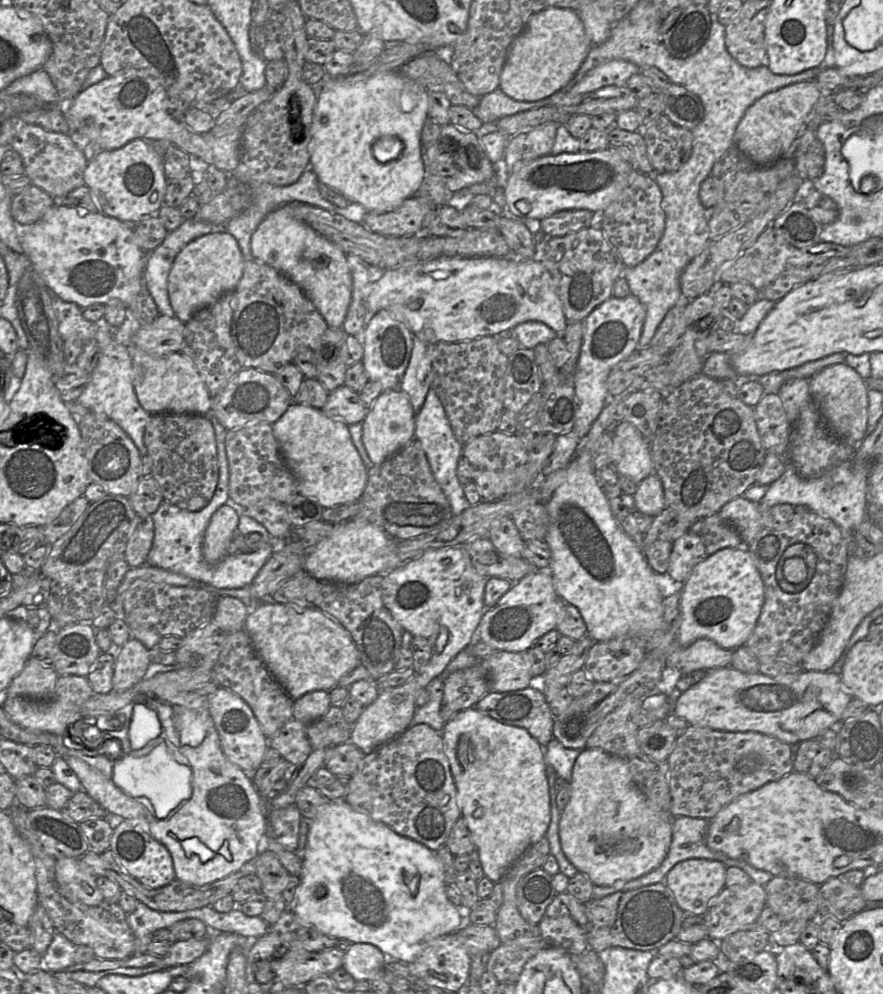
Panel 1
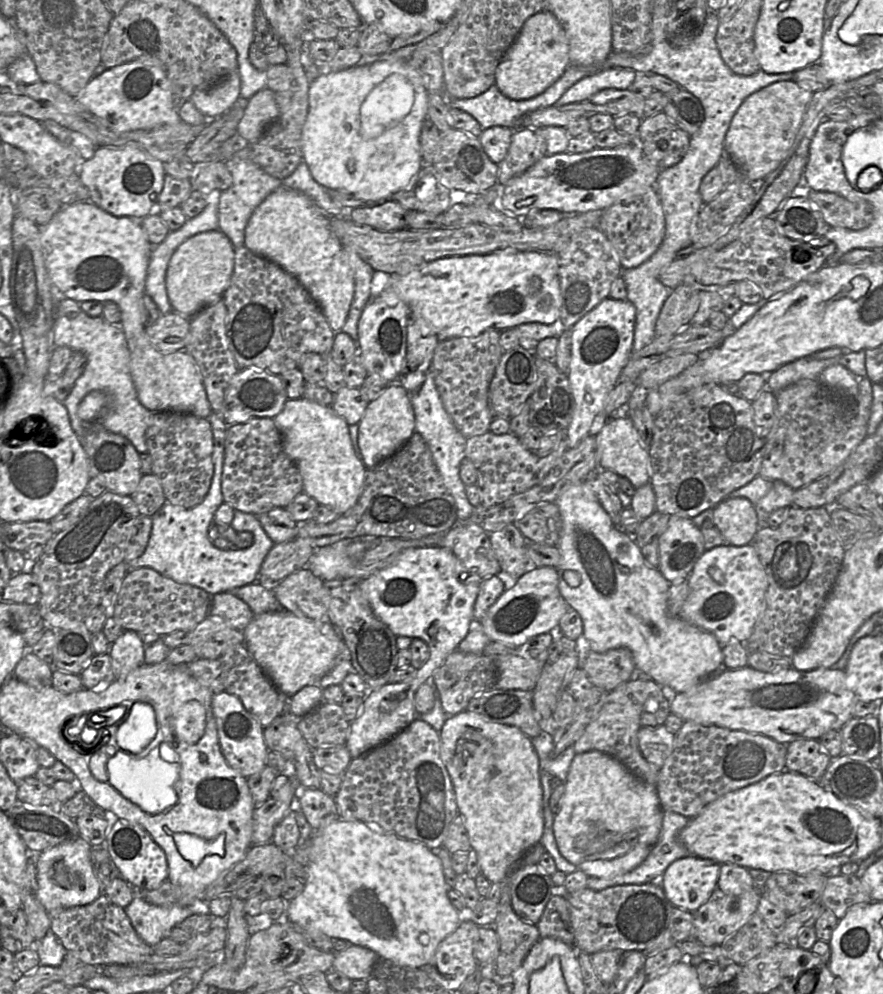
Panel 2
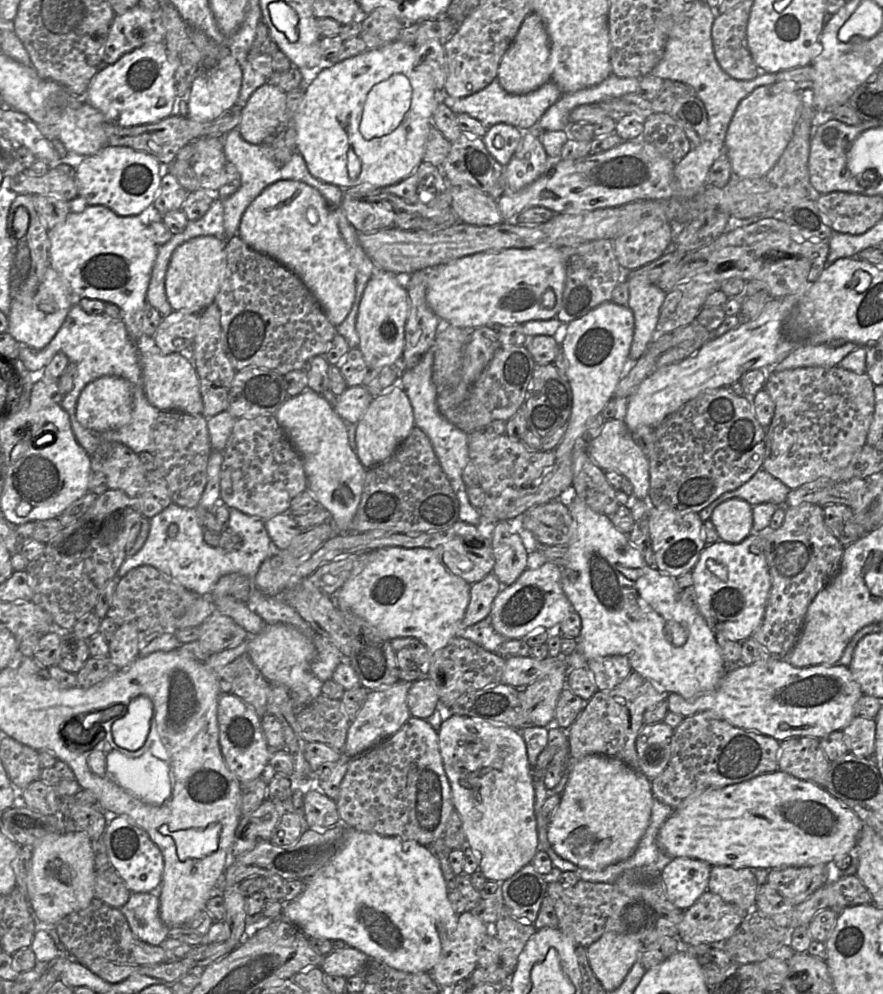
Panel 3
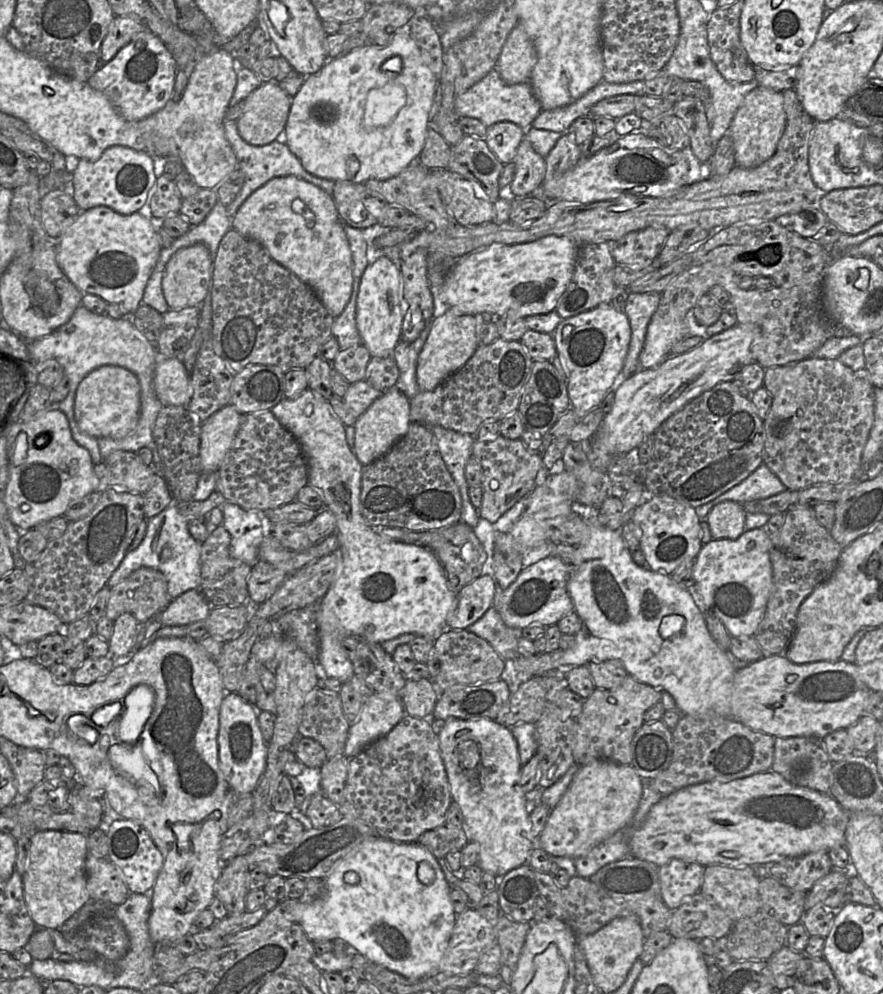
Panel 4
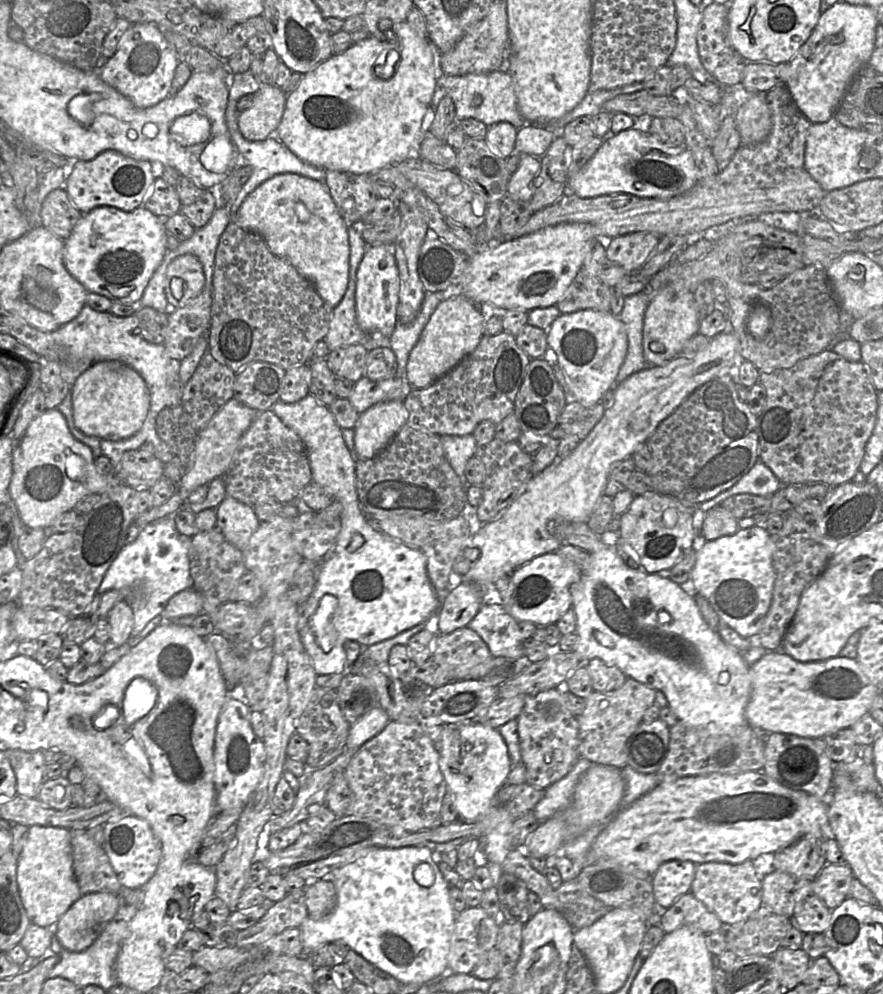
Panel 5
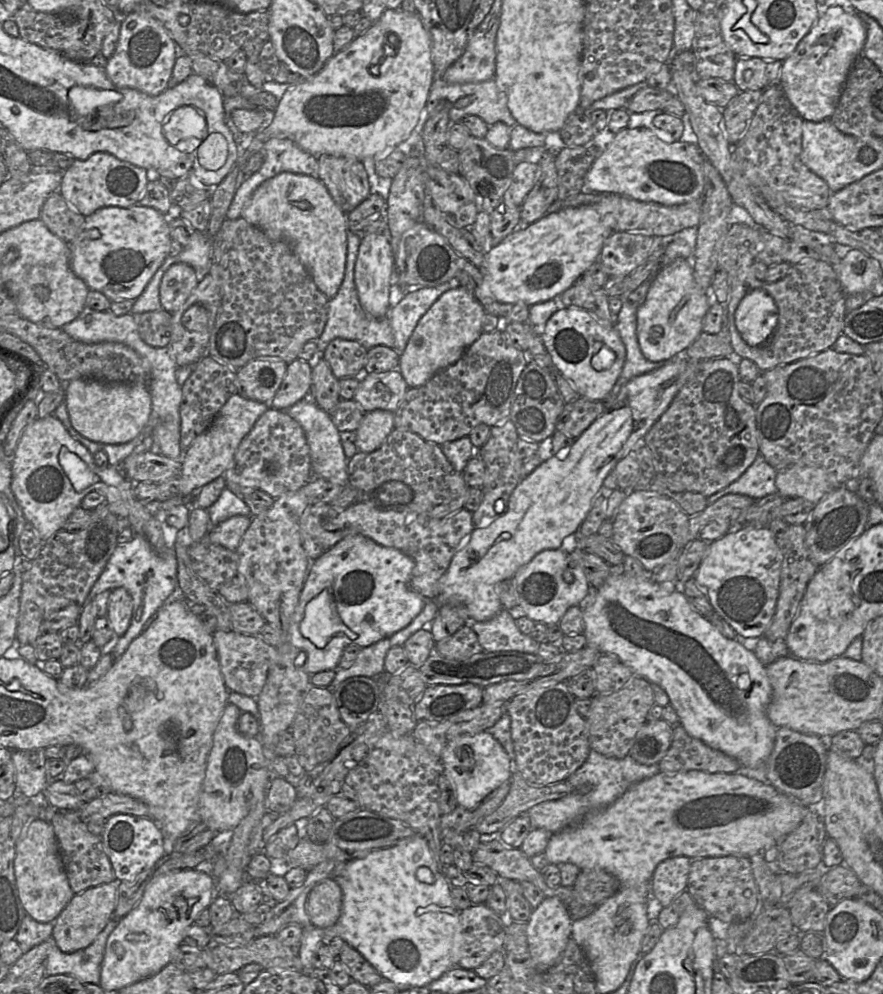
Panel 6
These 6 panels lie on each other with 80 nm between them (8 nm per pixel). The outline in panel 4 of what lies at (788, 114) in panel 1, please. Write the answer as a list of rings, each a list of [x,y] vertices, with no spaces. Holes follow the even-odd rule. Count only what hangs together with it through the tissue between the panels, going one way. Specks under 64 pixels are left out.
[[[758,86],[752,89],[738,107],[729,127],[735,152],[735,164],[753,168],[767,161],[775,153],[786,125],[783,91]]]

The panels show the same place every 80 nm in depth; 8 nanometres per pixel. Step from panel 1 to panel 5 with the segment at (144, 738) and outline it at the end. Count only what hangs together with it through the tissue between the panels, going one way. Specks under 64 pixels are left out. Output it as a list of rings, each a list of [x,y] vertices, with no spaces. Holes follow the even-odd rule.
[[[144,678],[133,679],[124,693],[123,715],[128,726],[144,717],[154,707],[158,697],[156,686]]]

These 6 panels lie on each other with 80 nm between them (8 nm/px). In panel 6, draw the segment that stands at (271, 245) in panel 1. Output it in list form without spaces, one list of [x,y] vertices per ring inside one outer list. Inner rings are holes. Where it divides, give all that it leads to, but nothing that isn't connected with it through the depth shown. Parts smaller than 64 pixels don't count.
[[[283,172],[256,188],[241,217],[260,228],[271,240],[287,242],[317,288],[331,299],[344,278],[350,223],[346,215],[318,177]]]

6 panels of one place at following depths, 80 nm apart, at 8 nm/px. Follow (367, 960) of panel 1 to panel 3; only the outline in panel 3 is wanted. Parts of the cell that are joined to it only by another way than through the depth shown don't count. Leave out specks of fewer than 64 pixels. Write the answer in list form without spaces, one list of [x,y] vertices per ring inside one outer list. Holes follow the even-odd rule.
[[[347,947],[332,950],[324,957],[320,968],[324,973],[349,978],[361,974],[367,960],[368,956],[362,951]]]

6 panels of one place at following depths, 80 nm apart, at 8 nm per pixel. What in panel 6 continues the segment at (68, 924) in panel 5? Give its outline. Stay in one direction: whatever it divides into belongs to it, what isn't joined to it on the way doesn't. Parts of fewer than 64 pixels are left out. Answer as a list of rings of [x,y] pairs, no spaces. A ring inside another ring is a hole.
[[[117,879],[74,895],[53,924],[52,937],[62,952],[73,953],[88,947],[113,919],[119,882]]]

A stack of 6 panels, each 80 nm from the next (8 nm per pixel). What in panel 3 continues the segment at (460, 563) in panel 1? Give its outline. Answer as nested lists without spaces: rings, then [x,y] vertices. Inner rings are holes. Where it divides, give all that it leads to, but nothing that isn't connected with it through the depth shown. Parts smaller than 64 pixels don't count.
[[[386,547],[369,552],[362,553],[356,561],[352,574],[340,590],[330,595],[330,598],[336,608],[342,611],[350,611],[357,616],[368,621],[377,629],[383,638],[392,640],[399,637],[413,637],[422,641],[430,652],[430,656],[436,651],[444,648],[454,637],[460,636],[462,630],[462,620],[466,608],[470,601],[471,584],[464,579],[451,573],[440,561],[436,552],[429,548],[403,548],[403,547]]]

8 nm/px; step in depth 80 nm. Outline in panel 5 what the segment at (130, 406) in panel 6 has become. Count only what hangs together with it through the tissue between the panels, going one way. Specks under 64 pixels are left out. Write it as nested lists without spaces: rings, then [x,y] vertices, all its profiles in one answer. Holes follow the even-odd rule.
[[[118,361],[93,364],[78,376],[71,388],[76,428],[99,440],[120,441],[137,433],[150,409],[150,393],[141,375]]]

